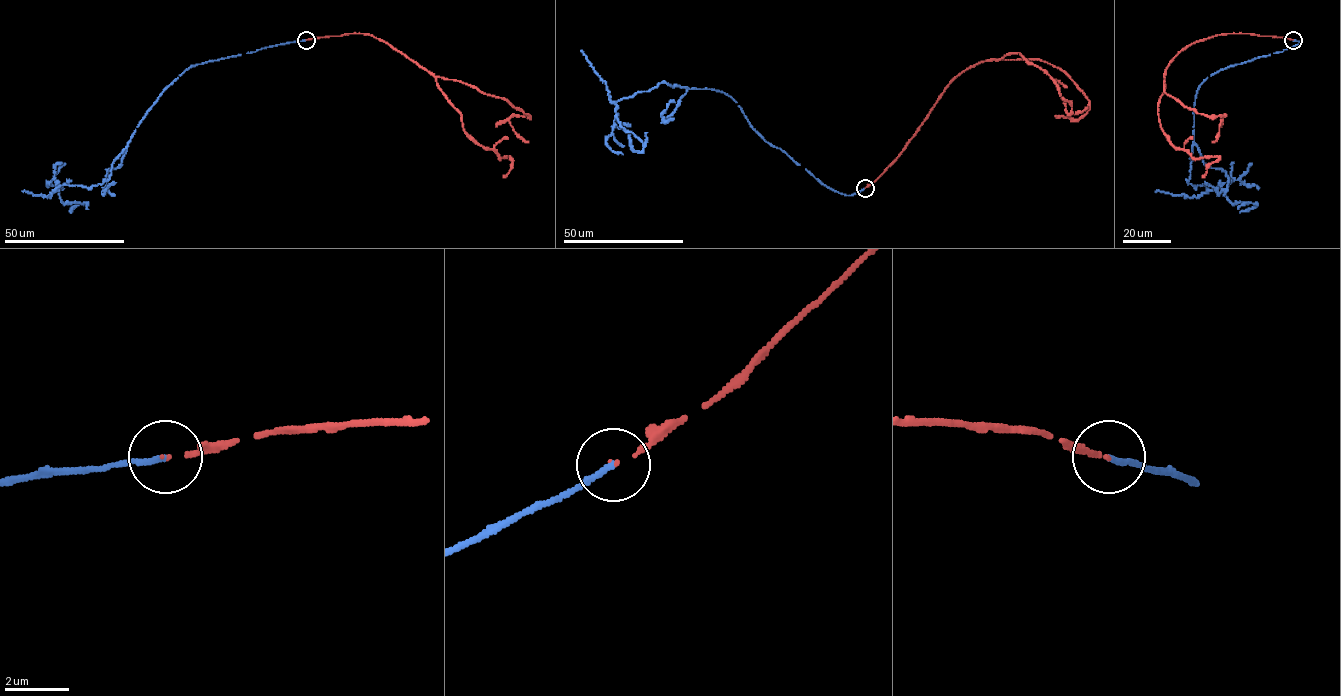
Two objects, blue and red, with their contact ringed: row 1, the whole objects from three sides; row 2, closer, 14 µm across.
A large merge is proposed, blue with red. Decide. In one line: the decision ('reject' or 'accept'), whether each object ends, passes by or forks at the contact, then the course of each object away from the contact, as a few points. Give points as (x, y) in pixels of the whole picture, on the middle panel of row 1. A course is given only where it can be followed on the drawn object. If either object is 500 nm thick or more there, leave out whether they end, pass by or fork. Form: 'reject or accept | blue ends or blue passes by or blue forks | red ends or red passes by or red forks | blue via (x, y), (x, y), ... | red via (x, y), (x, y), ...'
accept | blue ends | red ends | blue via (865, 188), (822, 184), (708, 88), (661, 82), (621, 98), (615, 115), (642, 151), (627, 134) | red via (865, 188), (950, 83), (982, 61), (1039, 59), (1088, 100), (1073, 120), (1087, 106)

